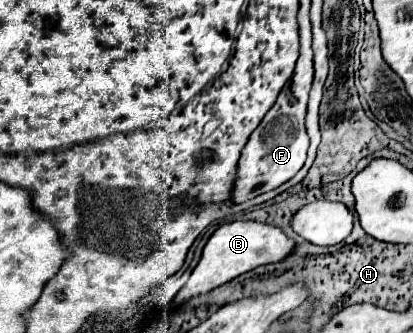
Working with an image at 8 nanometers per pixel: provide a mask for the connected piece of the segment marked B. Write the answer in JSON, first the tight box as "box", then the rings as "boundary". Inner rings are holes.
{"box":[174,220,296,308],"boundary":[[[242,220],[224,224],[212,234],[208,244],[204,246],[202,258],[200,258],[198,266],[194,268],[188,284],[174,298],[174,308],[180,308],[194,296],[208,294],[210,290],[220,288],[220,286],[232,282],[234,278],[238,278],[246,272],[252,272],[258,266],[280,262],[280,260],[284,260],[284,256],[292,256],[292,252],[296,252],[296,242],[292,238],[288,238],[276,226],[268,226],[268,224],[260,224],[260,222],[242,222]]]}

